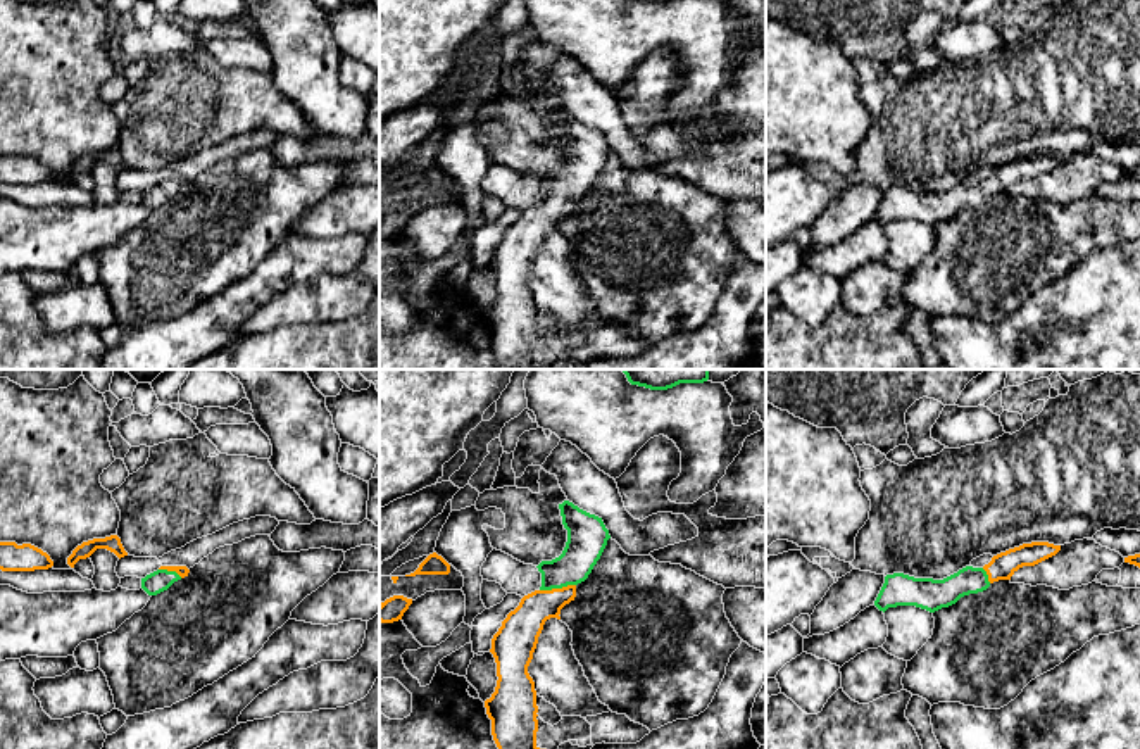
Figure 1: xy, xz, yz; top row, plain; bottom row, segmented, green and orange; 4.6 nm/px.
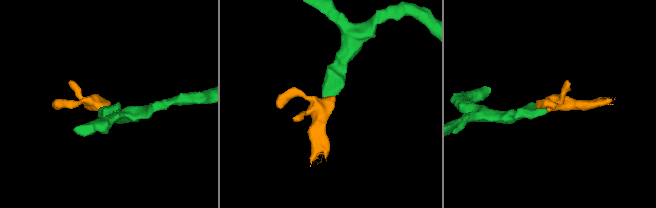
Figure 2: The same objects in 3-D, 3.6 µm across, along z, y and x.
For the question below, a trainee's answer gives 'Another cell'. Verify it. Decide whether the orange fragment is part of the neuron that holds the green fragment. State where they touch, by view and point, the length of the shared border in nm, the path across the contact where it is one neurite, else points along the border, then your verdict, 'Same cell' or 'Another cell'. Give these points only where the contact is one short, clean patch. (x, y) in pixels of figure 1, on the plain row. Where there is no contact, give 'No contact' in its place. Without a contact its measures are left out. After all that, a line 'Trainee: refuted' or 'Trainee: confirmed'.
Touches green at xz (557, 201). Shared border 170 nm. Path across: xz (585, 157), (557, 201), (523, 239). Same cell
Trainee: refuted

